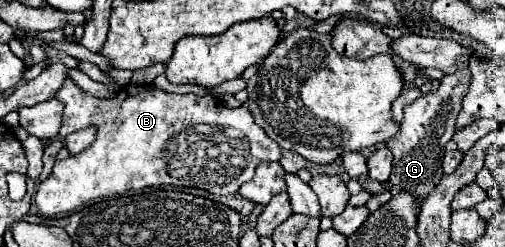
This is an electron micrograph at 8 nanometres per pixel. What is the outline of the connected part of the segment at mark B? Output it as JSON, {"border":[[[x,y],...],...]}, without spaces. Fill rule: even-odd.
{"border":[[[70,77],[56,91],[56,99],[64,103],[60,136],[88,126],[97,128],[96,141],[80,155],[62,159],[54,163],[54,169],[46,181],[38,185],[34,203],[42,217],[56,217],[60,213],[70,213],[90,201],[98,201],[121,196],[128,189],[142,189],[150,185],[184,185],[200,187],[216,195],[232,195],[244,181],[250,181],[254,169],[264,161],[280,161],[282,149],[272,141],[264,129],[254,123],[248,107],[228,109],[214,97],[198,97],[194,93],[176,95],[164,93],[154,85],[126,85],[116,97],[98,99],[84,93]]]}

